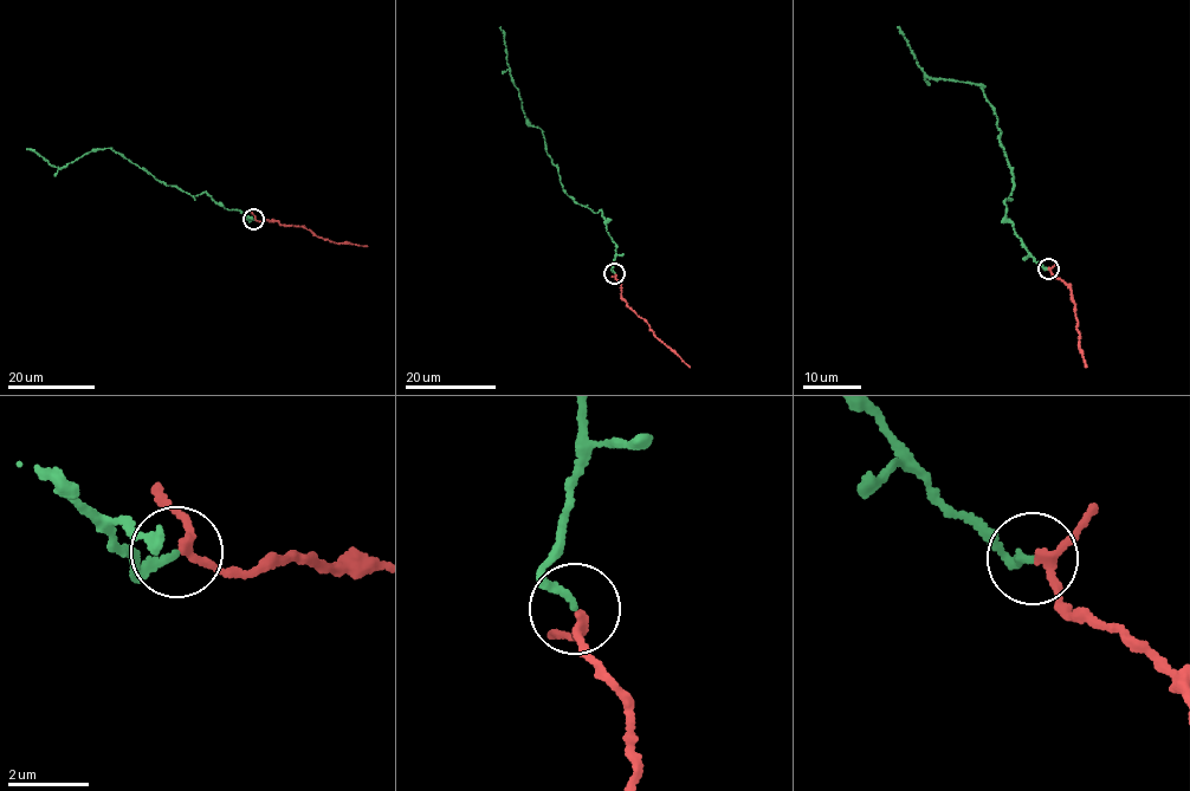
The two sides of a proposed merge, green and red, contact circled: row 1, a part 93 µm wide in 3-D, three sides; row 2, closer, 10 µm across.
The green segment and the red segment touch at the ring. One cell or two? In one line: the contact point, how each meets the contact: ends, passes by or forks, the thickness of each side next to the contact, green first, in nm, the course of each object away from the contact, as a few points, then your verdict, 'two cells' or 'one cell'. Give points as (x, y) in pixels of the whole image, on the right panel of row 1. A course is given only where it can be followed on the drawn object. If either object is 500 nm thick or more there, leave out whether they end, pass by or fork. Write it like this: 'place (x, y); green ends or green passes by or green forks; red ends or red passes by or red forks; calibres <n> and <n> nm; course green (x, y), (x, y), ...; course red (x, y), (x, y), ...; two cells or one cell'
place (1048, 268); green ends; red passes by; calibres 170 and 180 nm; course green (1048, 268), (1028, 254), (1006, 213), (1013, 173), (983, 88), (924, 76), (897, 26); course red (1048, 268), (1067, 284), (1073, 294), (1079, 347), (1086, 367); one cell

